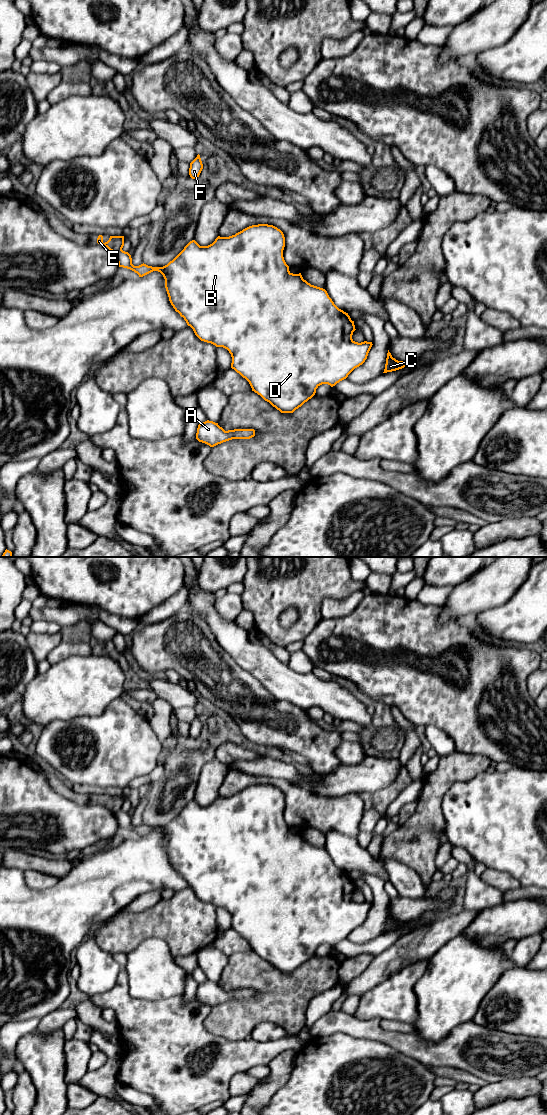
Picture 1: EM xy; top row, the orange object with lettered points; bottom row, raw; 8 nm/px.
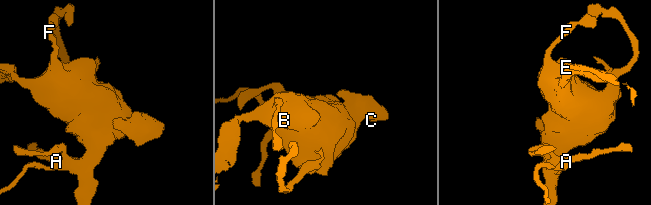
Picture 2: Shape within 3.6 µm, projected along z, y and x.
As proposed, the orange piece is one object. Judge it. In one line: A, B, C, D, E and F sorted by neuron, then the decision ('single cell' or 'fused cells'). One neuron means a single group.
A B C D F / E; fused cells

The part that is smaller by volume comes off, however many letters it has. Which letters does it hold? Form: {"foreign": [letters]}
{"foreign": ["E"]}

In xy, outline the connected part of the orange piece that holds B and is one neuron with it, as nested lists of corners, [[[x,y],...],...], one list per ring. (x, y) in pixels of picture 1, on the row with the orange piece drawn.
[[[258,224],[249,226],[229,237],[218,236],[208,246],[200,246],[195,240],[192,240],[172,261],[163,267],[152,267],[144,263],[139,266],[134,266],[131,255],[122,249],[114,254],[119,267],[130,269],[137,273],[139,277],[143,277],[153,271],[160,272],[165,279],[165,288],[171,305],[184,318],[187,325],[193,329],[195,335],[201,341],[227,349],[232,357],[231,368],[249,382],[252,391],[260,395],[281,413],[293,413],[315,395],[316,389],[320,385],[328,384],[333,387],[340,381],[346,379],[355,368],[365,362],[373,344],[367,341],[361,343],[355,342],[352,339],[352,335],[356,329],[354,321],[351,320],[348,313],[339,309],[334,304],[325,289],[311,285],[303,279],[301,273],[293,274],[289,271],[289,266],[283,257],[284,247],[285,237],[280,229],[273,225]]]

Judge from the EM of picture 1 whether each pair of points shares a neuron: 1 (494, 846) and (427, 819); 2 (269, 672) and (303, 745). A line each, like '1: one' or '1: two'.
1: two
2: two

